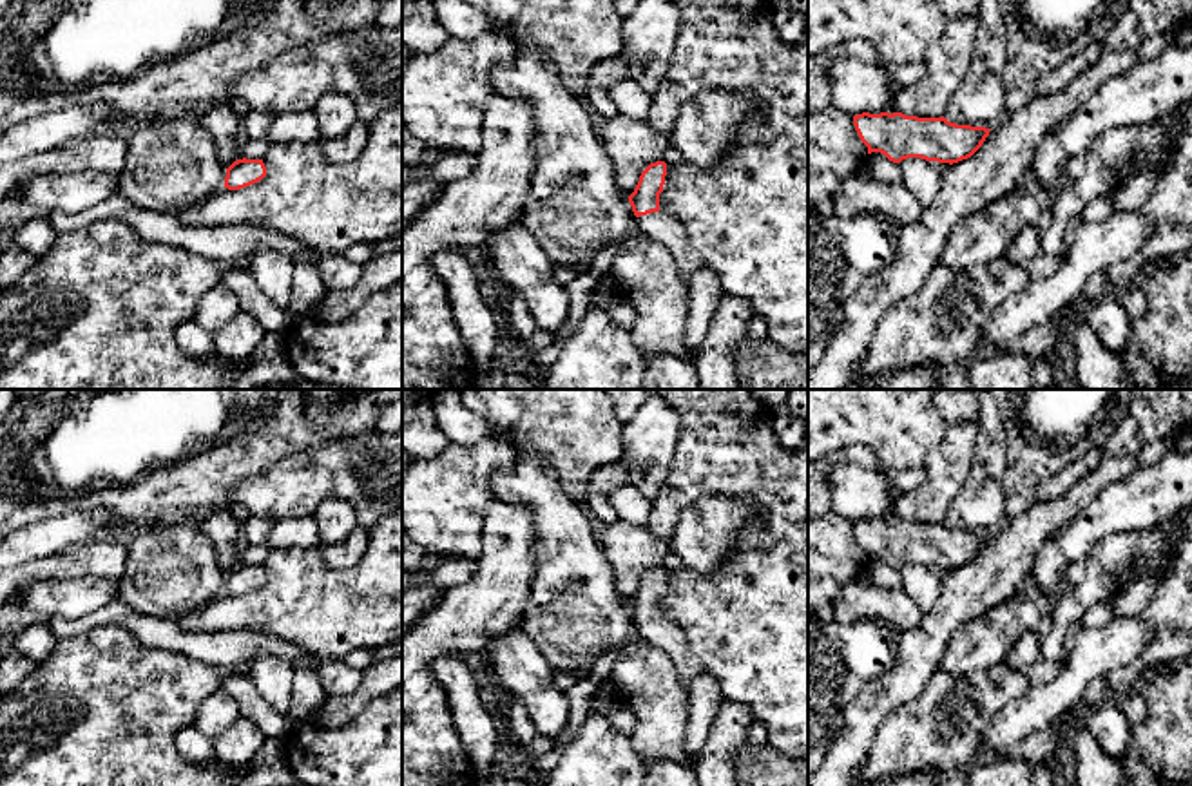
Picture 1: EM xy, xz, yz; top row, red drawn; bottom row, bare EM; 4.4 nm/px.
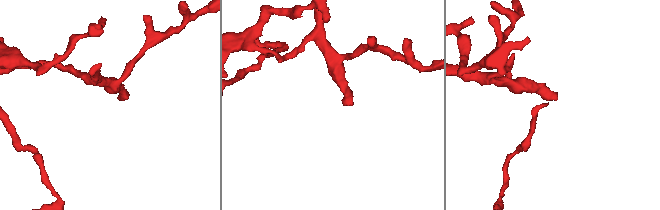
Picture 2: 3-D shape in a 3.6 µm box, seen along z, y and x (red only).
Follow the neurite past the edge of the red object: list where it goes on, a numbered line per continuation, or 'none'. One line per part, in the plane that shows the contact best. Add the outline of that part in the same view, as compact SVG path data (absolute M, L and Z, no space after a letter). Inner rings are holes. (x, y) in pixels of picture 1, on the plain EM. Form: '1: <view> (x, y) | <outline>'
1: xz (660, 632) | M652 618L639 621L634 627L634 637L656 648L663 648L670 656L685 690L690 688L697 674L705 672L703 663L688 648L683 628L670 619Z

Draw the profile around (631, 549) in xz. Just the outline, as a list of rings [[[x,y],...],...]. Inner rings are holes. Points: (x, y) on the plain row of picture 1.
[[[616,520],[598,527],[598,538],[614,572],[616,590],[623,601],[630,601],[641,578],[656,567],[663,567],[672,551],[670,540],[654,534],[647,525]]]

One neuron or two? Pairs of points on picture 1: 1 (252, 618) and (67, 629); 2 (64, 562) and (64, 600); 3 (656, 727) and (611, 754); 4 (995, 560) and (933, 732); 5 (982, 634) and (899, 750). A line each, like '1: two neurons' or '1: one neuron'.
1: two neurons
2: two neurons
3: two neurons
4: two neurons
5: two neurons

